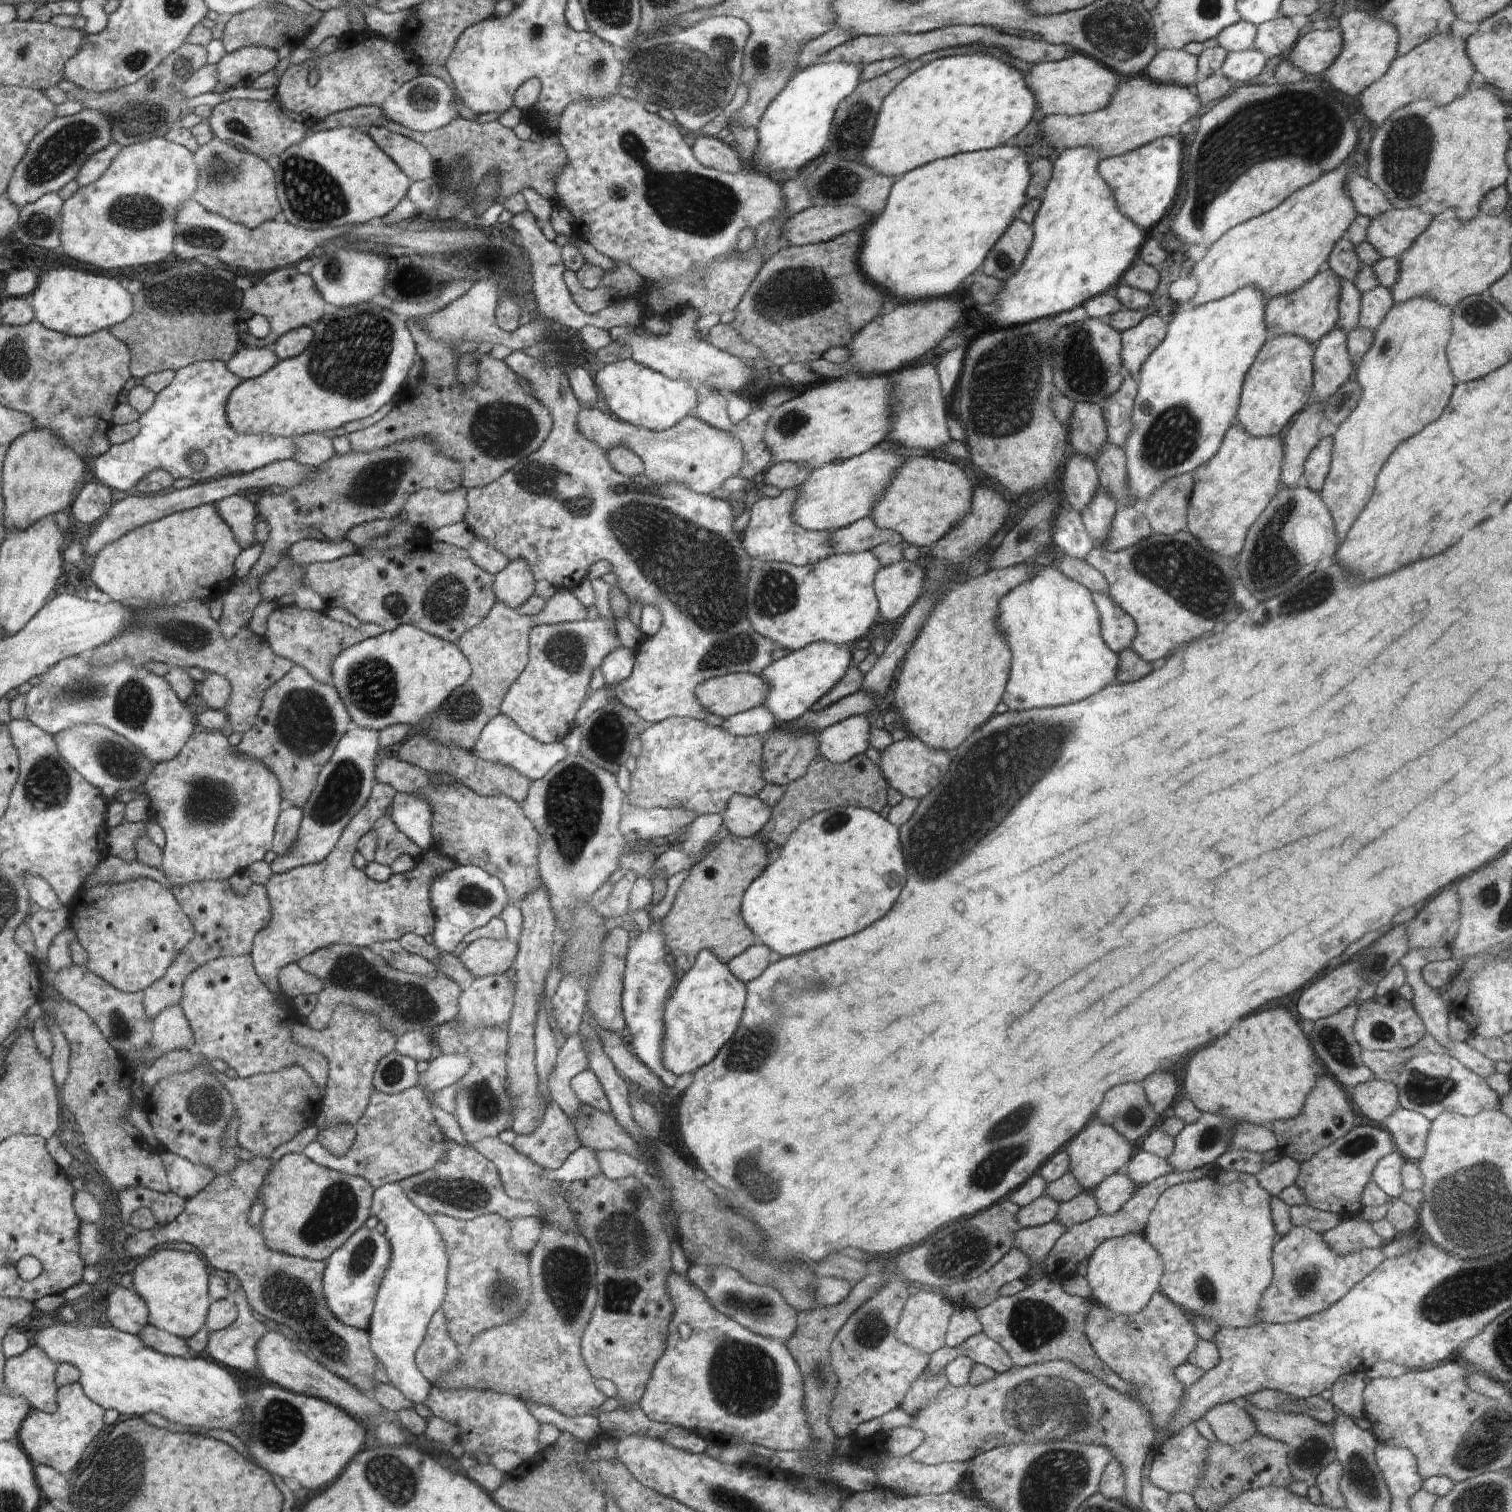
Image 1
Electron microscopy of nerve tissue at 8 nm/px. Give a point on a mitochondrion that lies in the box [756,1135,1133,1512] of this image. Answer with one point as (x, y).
(1051, 1403)

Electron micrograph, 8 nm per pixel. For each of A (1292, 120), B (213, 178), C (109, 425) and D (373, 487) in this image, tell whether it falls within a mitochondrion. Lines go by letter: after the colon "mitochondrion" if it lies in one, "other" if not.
A: mitochondrion
B: mitochondrion
C: other
D: mitochondrion

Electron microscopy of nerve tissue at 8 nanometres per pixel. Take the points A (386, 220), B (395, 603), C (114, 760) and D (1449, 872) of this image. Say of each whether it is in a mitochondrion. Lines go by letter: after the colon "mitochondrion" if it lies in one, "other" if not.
A: other
B: mitochondrion
C: mitochondrion
D: other

